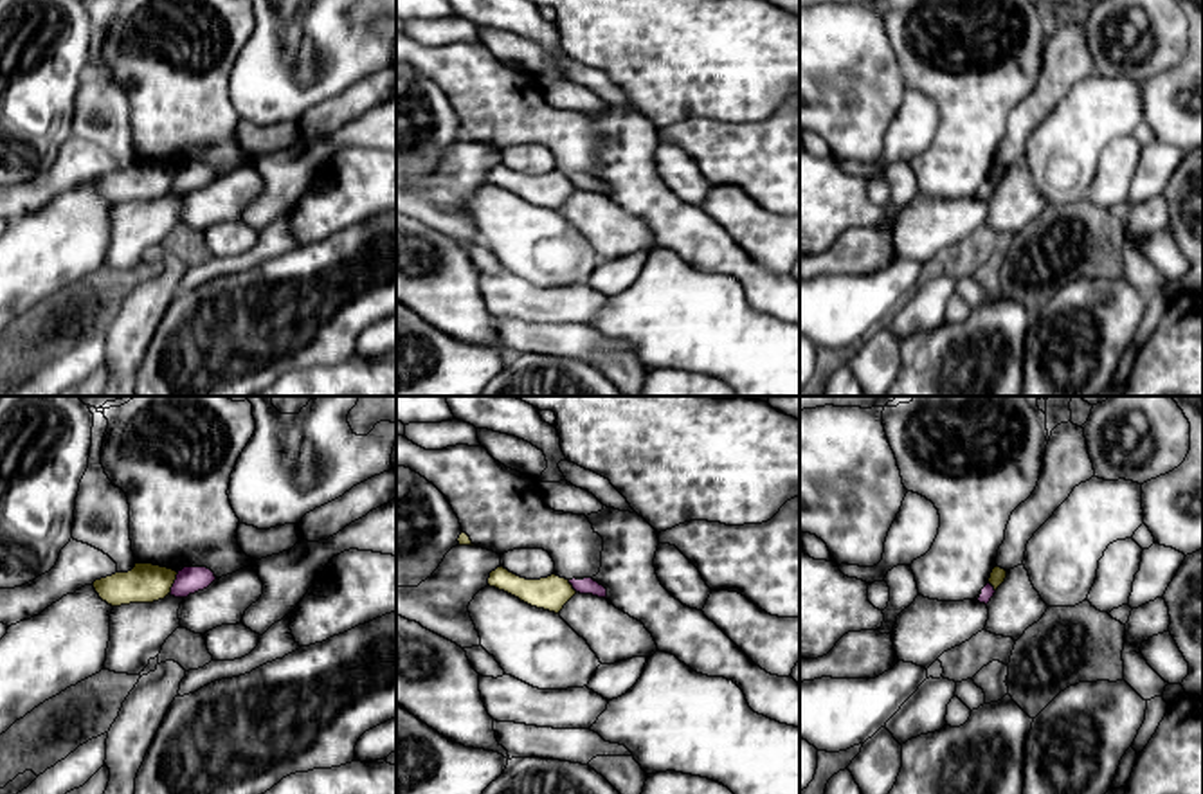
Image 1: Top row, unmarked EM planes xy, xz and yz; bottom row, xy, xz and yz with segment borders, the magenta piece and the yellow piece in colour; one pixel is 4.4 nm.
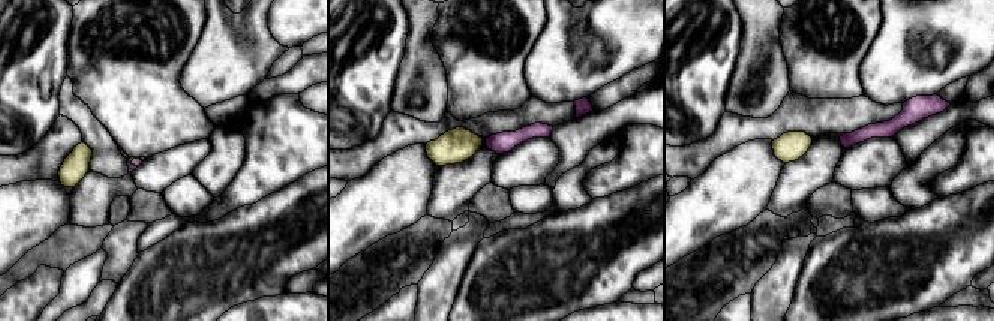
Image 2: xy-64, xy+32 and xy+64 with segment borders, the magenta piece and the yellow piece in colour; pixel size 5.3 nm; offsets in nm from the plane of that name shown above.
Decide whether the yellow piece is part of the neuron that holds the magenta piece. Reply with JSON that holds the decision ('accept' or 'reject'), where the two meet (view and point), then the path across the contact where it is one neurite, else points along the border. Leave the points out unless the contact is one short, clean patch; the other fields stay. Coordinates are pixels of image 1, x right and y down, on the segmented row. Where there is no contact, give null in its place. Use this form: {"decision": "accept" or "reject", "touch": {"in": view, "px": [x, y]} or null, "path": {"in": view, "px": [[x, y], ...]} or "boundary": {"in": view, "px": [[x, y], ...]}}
{"decision": "reject", "touch": {"in": "xy", "px": [173, 584]}, "boundary": {"in": "xy", "px": [[179, 573], [168, 593]]}}

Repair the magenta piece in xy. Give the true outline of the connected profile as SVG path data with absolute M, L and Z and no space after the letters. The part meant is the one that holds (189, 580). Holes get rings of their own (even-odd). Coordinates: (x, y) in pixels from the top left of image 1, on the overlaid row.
M184 567L178 571L169 594L187 598L189 594L207 589L214 580L214 573L207 567Z

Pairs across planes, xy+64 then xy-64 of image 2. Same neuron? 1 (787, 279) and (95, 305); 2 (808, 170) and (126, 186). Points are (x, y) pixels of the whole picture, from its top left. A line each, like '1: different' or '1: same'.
1: different
2: same

